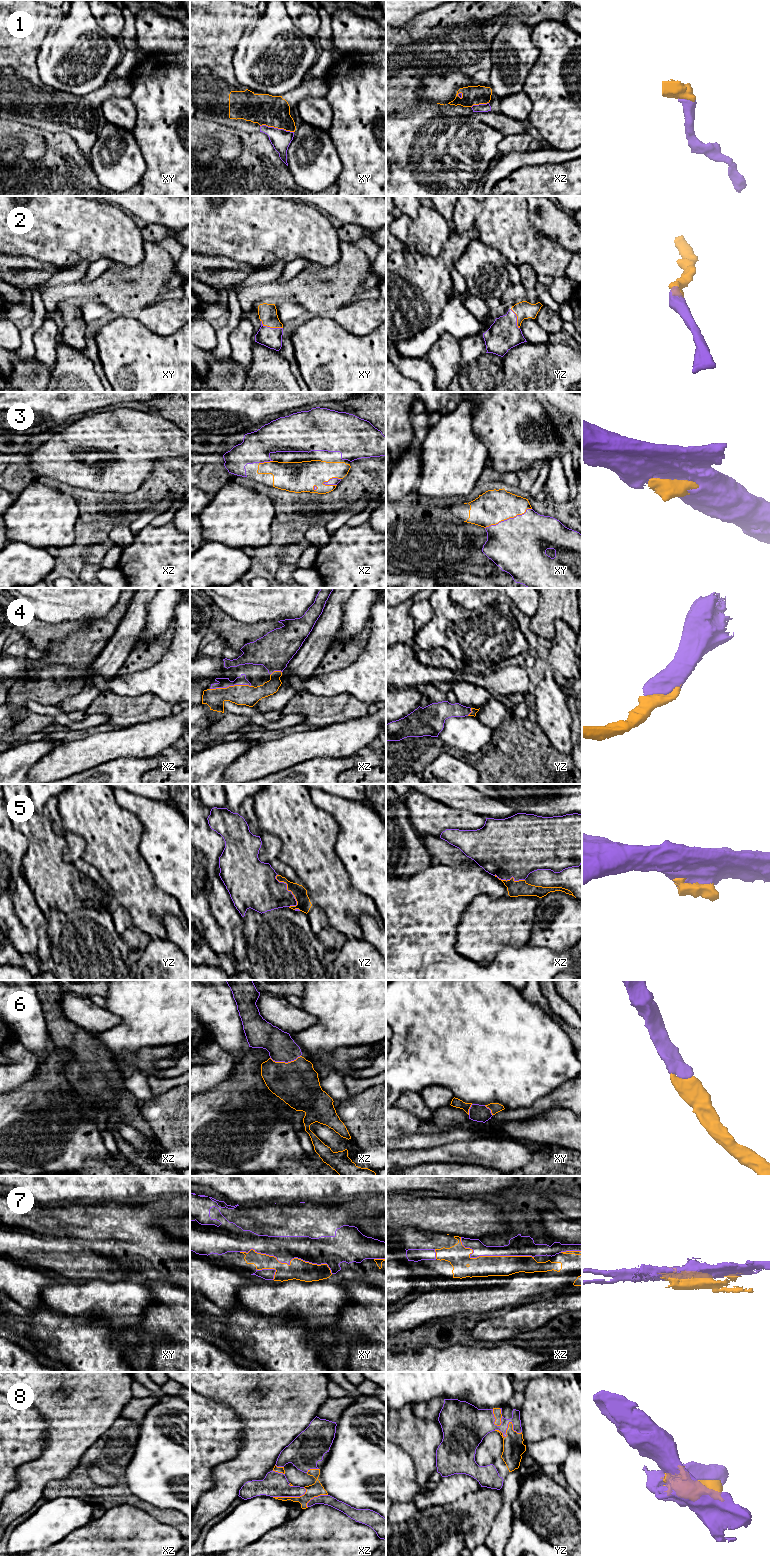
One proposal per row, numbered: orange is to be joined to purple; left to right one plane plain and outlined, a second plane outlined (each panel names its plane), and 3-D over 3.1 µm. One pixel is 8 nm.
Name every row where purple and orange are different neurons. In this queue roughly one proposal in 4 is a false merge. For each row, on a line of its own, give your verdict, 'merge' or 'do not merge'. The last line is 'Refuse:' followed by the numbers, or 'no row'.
1: merge
2: merge
3: merge
4: merge
5: merge
6: merge
7: do not merge
8: merge
Refuse: 7

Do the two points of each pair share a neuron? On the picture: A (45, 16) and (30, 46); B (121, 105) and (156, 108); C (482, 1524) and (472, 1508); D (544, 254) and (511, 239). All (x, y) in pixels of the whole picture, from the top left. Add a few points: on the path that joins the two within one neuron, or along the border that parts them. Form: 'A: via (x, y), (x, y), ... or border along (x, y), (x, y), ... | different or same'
A: via (45, 24), (44, 31), (37, 39) | same
B: border along (128, 97), (136, 112), (136, 122), (133, 129) | different
C: via (478, 1520), (472, 1512) | same
D: via (536, 250), (519, 242) | same

